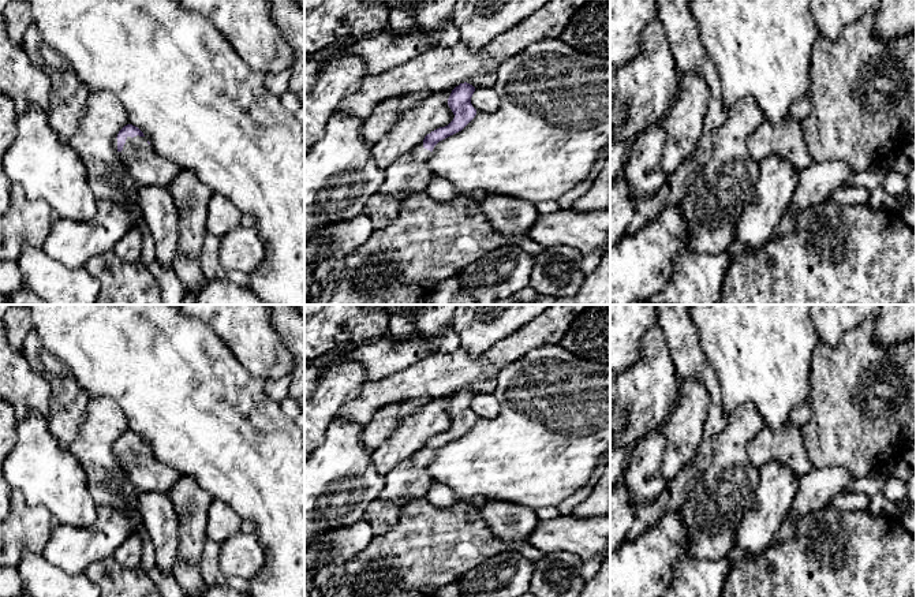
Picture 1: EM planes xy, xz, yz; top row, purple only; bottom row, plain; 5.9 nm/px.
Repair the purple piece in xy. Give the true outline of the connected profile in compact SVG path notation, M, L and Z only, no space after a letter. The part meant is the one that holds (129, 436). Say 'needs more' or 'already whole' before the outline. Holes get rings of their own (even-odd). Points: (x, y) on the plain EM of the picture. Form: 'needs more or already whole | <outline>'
needs more | M127 430L119 437L115 444L115 455L123 464L131 482L141 492L168 495L173 484L183 477L176 469L161 463L143 439L132 430Z

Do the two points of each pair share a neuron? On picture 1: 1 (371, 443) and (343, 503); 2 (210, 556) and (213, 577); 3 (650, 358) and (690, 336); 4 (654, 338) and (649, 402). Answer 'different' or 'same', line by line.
1: different
2: same
3: different
4: same

